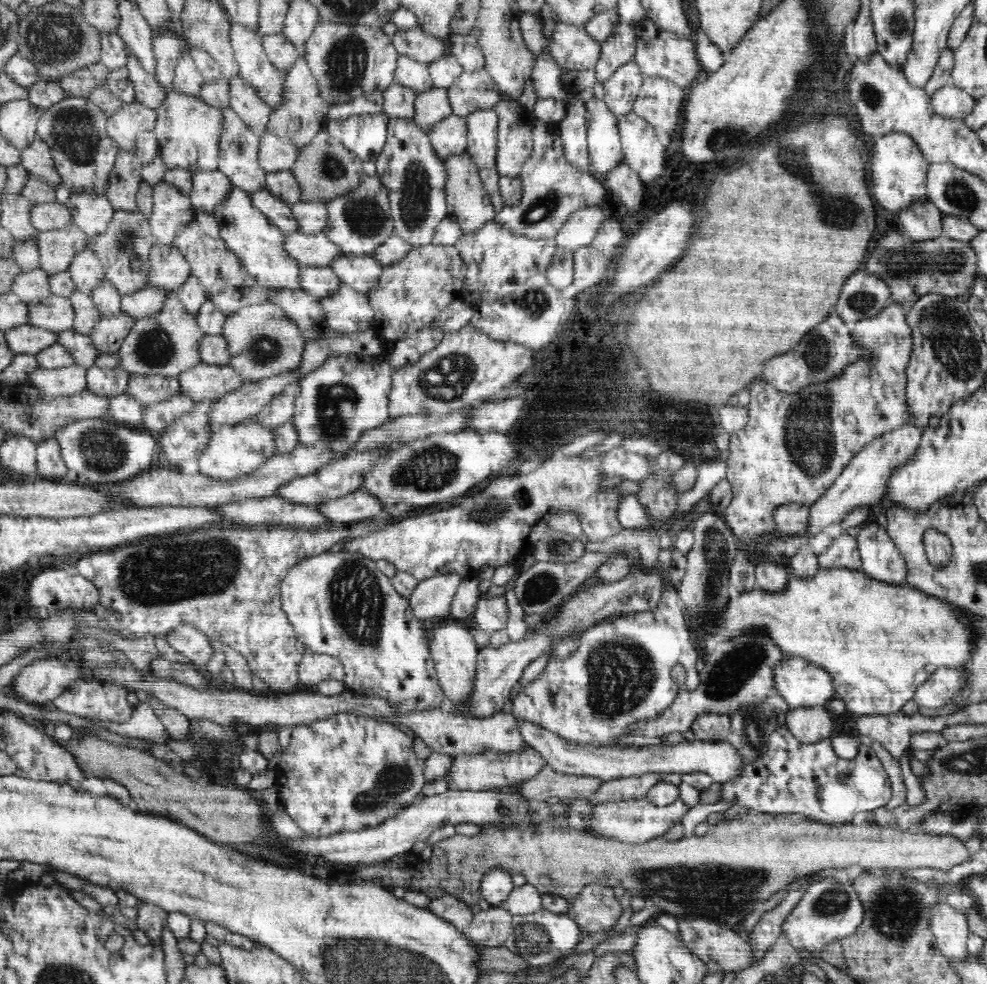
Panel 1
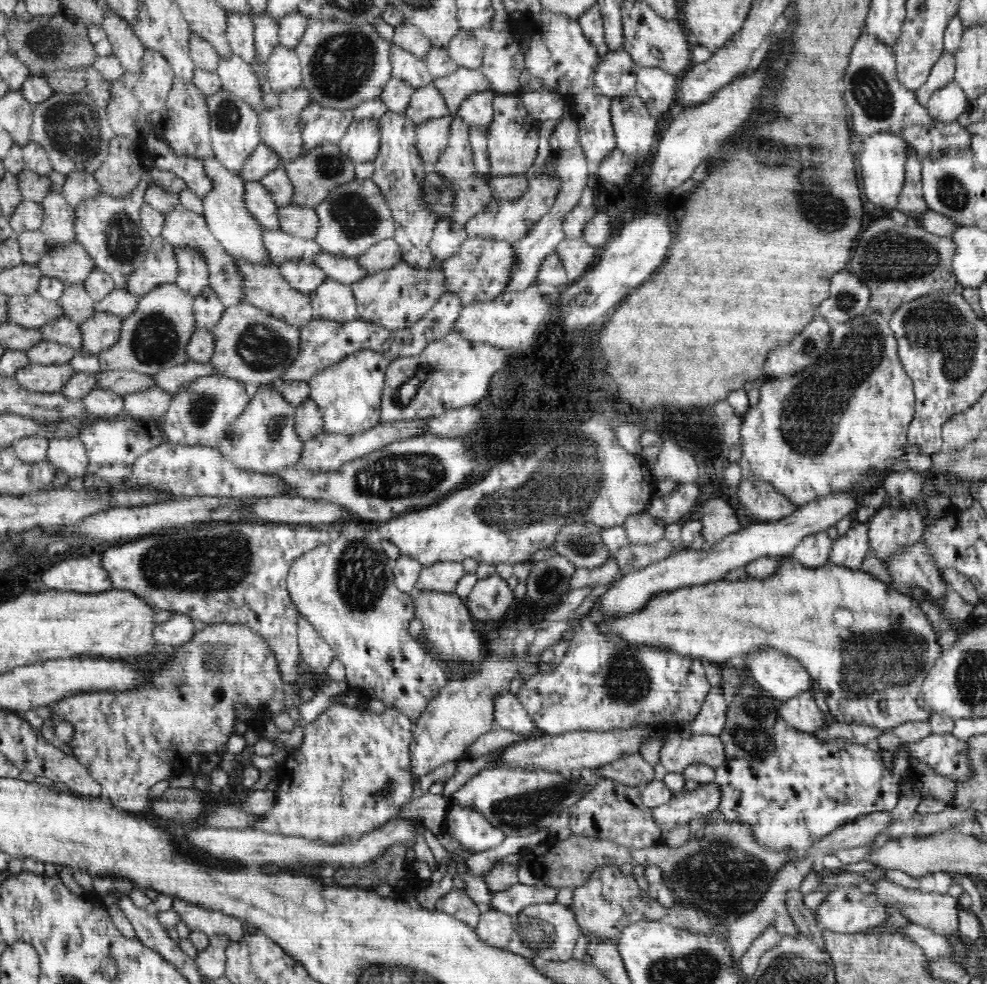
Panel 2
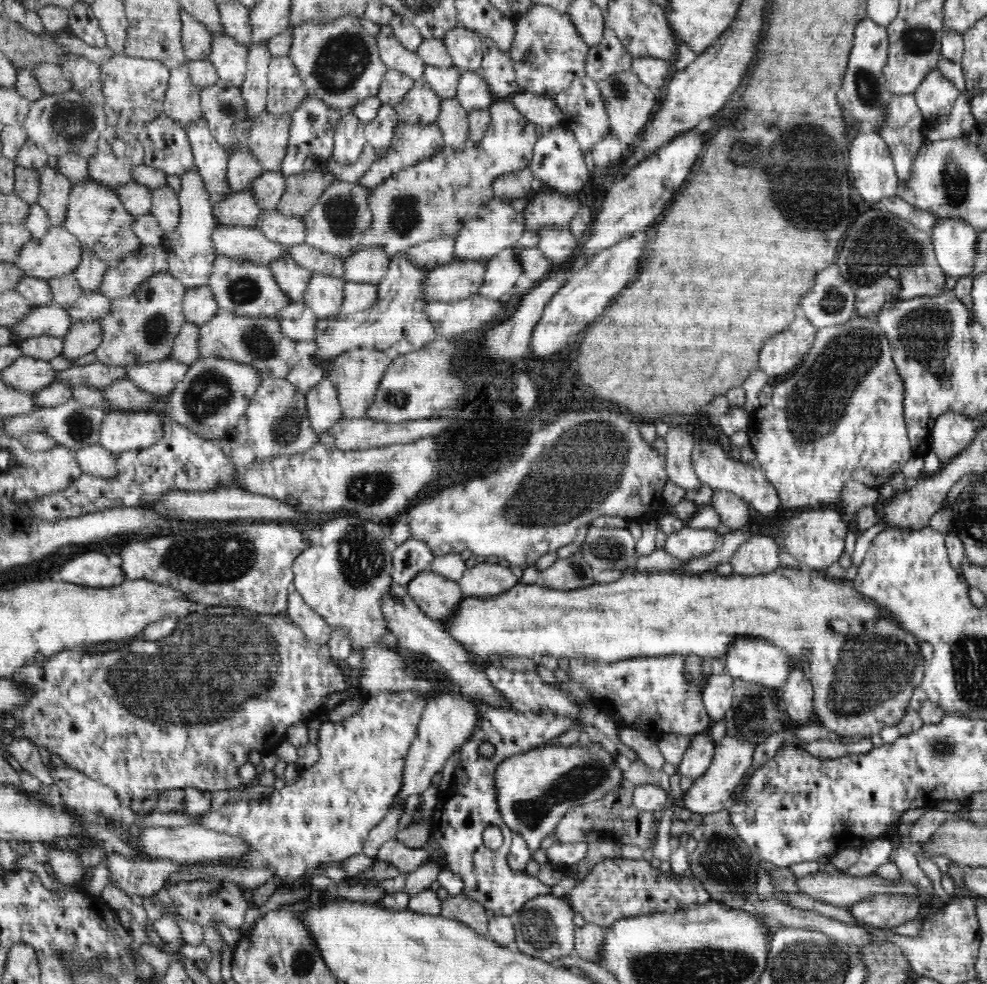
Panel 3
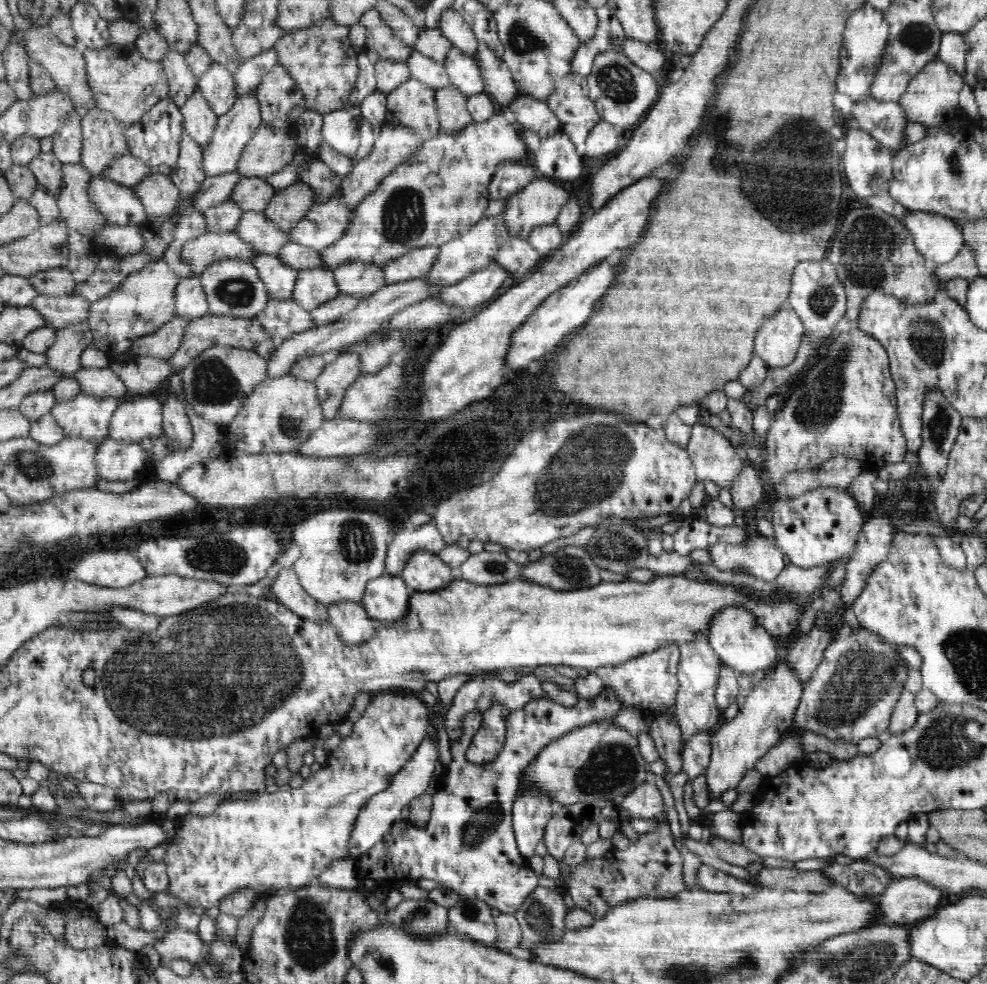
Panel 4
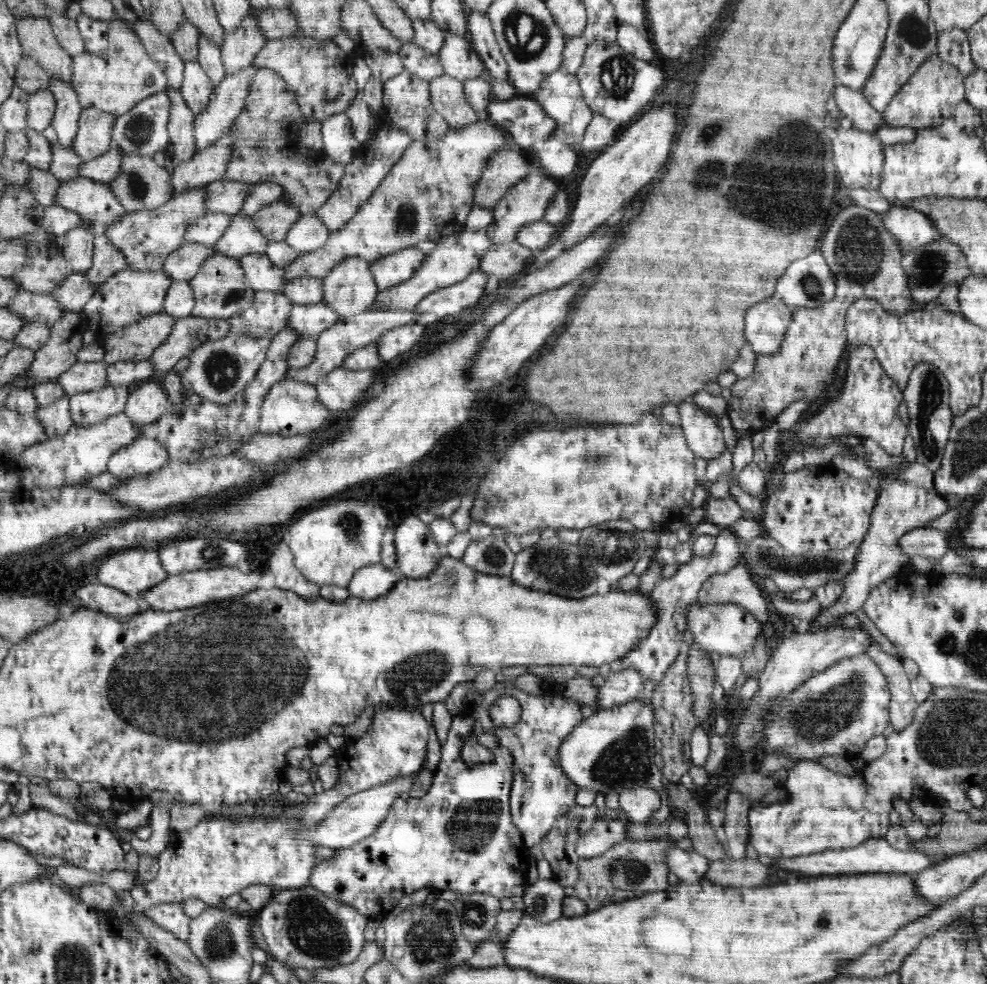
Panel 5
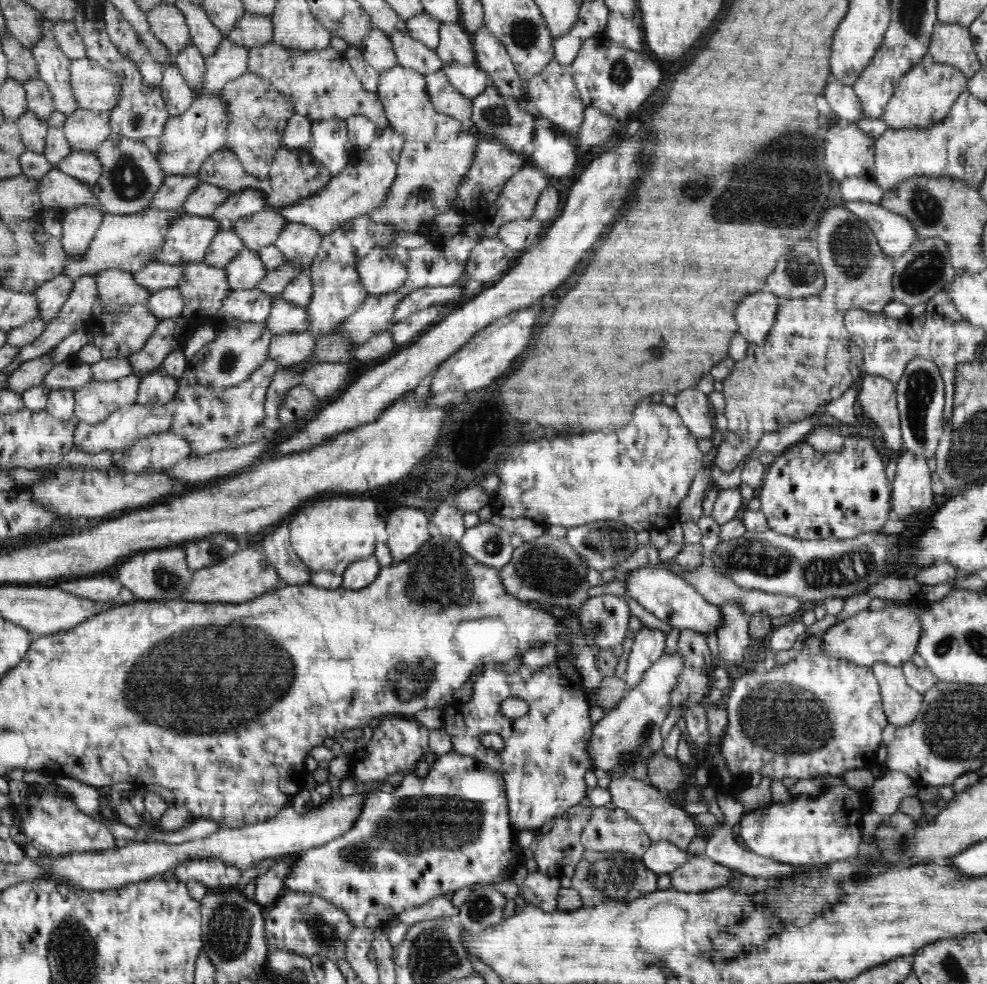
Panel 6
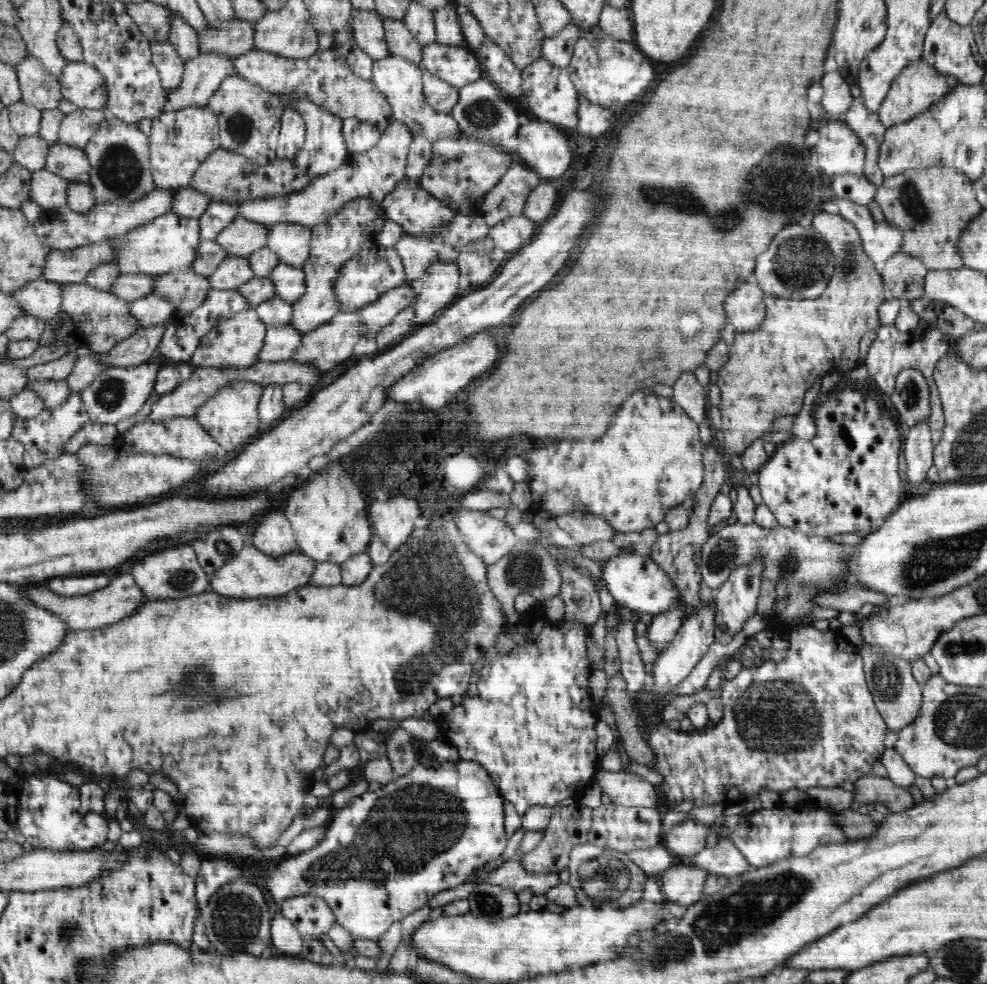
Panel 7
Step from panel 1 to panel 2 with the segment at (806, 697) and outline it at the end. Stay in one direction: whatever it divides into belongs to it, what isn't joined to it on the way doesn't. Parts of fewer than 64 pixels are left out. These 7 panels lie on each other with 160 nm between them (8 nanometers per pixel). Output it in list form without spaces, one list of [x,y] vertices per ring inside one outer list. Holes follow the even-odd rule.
[[[756,650],[739,660],[752,673],[754,684],[778,702],[794,698],[800,692],[812,692],[815,687],[802,662],[779,650]]]

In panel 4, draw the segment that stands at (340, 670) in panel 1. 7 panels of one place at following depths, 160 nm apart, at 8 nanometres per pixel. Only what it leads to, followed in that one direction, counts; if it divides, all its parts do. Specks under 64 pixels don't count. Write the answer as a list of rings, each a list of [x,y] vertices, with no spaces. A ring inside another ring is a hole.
[[[293,567],[282,568],[271,586],[271,595],[300,618],[312,622],[329,620],[327,608],[307,594]]]

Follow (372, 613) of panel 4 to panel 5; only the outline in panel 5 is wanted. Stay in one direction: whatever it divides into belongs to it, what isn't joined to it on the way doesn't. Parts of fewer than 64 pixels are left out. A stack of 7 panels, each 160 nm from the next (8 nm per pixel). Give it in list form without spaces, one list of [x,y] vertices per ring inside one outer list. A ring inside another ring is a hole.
[[[381,563],[362,566],[354,572],[349,584],[349,593],[362,601],[374,601],[391,592],[403,576],[395,569],[387,569]]]

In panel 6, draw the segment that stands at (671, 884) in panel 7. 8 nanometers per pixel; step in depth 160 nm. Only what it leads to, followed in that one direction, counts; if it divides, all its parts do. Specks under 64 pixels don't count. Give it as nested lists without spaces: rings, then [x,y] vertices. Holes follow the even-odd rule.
[[[706,854],[691,856],[670,872],[672,888],[693,893],[726,887],[734,875],[734,870],[712,861]]]

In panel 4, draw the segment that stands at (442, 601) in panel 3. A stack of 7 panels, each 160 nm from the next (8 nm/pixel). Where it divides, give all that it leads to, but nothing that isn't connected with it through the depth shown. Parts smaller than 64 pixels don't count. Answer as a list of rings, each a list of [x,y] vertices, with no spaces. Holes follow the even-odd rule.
[[[416,550],[405,562],[400,575],[411,592],[432,593],[447,588],[456,574],[438,554],[429,550]]]

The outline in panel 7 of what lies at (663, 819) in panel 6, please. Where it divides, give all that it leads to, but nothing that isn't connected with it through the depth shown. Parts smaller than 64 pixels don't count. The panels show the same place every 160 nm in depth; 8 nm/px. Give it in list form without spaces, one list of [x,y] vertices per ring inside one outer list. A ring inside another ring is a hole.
[[[600,768],[596,772],[594,780],[600,784],[602,792],[608,794],[611,802],[616,805],[660,808],[656,788],[638,774],[623,770],[608,772]],[[688,818],[666,833],[662,843],[675,857],[696,856],[705,848],[708,833],[708,827]]]

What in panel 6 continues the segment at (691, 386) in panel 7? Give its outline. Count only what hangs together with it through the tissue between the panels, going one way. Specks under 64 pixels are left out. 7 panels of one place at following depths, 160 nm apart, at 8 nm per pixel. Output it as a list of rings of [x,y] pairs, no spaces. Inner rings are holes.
[[[682,390],[676,396],[677,413],[686,428],[697,440],[713,438],[716,432],[715,417],[706,394],[699,390]]]

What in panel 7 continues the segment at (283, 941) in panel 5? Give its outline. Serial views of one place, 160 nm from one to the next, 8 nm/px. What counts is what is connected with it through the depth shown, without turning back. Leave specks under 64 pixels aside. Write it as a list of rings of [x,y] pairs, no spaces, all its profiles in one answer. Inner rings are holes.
[[[298,895],[276,905],[280,906],[279,912],[283,917],[289,918],[294,924],[303,941],[322,941],[322,936],[328,935],[328,931],[336,922],[327,902],[316,895]]]

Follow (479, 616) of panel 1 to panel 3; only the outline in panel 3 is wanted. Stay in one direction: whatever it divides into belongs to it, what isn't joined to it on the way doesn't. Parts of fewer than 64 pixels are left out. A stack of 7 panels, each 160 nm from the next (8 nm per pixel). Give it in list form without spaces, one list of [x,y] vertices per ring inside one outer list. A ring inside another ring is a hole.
[[[485,561],[474,564],[470,570],[466,568],[457,582],[464,597],[492,599],[511,590],[518,584],[517,581],[509,564]]]

